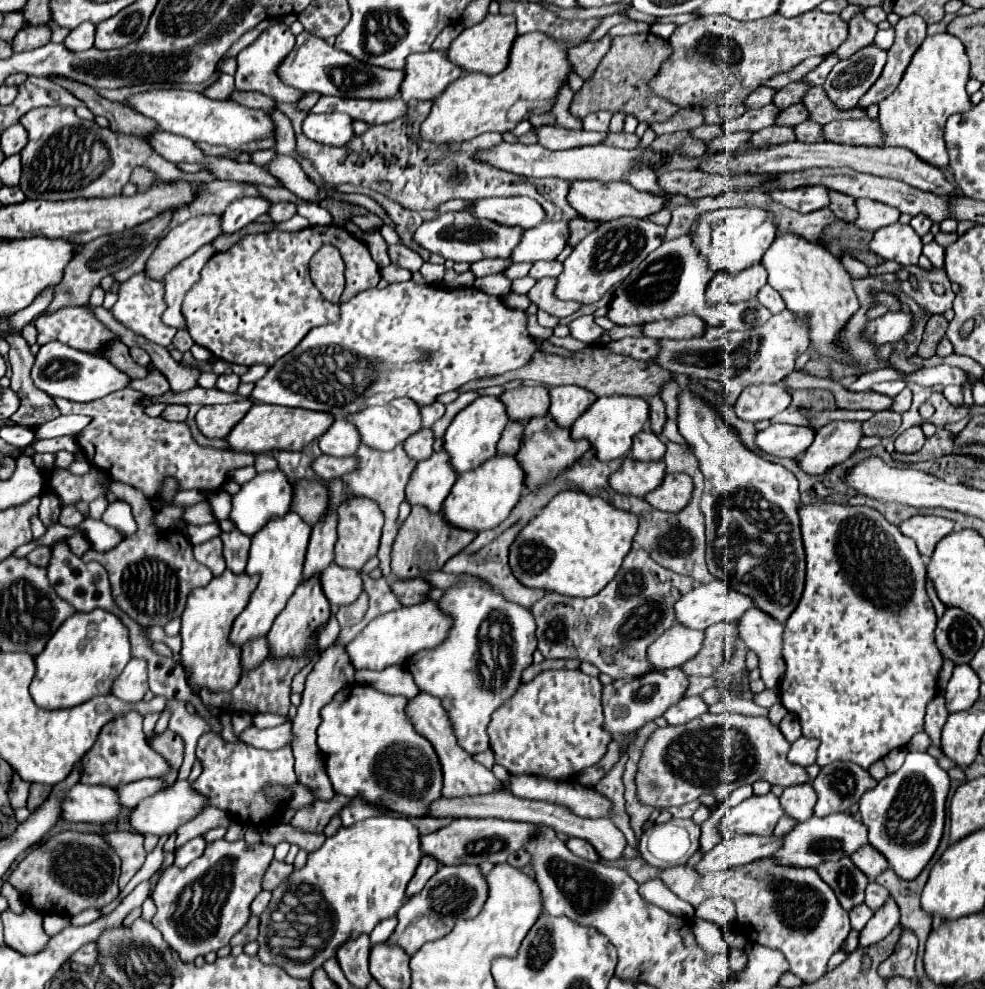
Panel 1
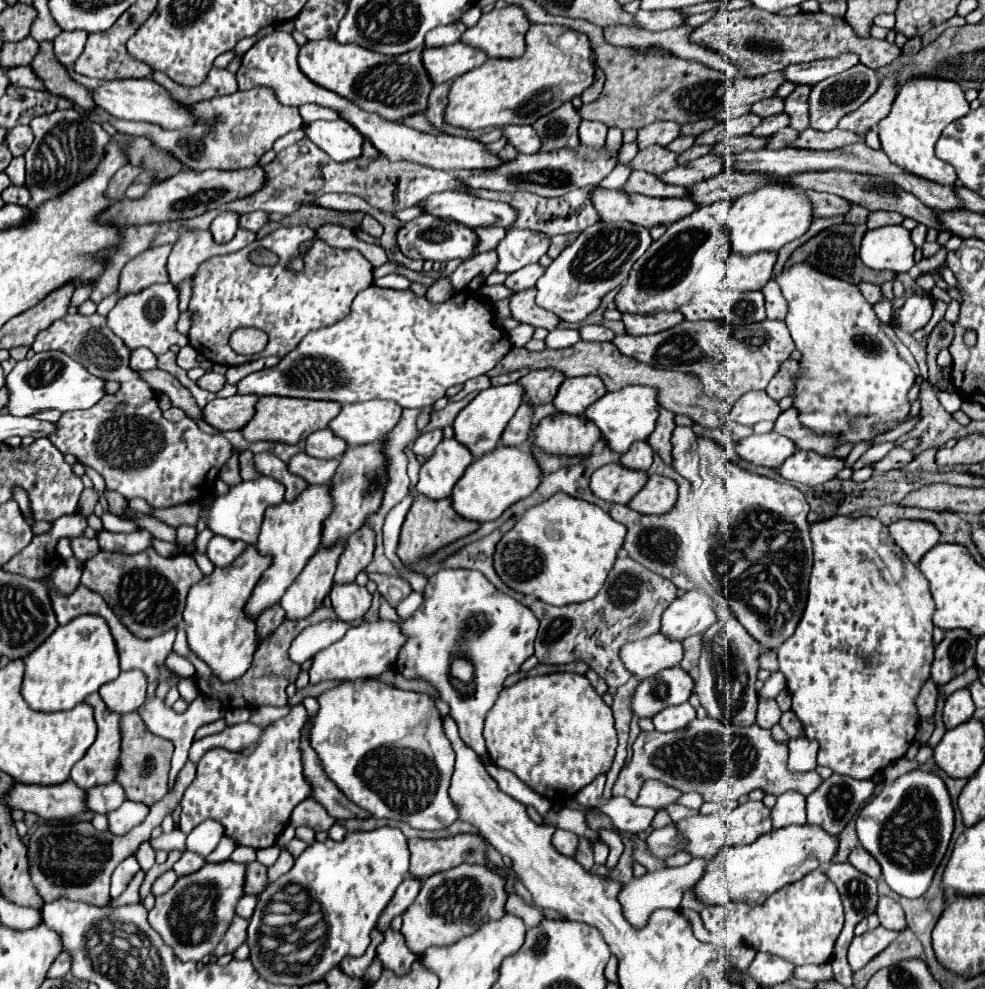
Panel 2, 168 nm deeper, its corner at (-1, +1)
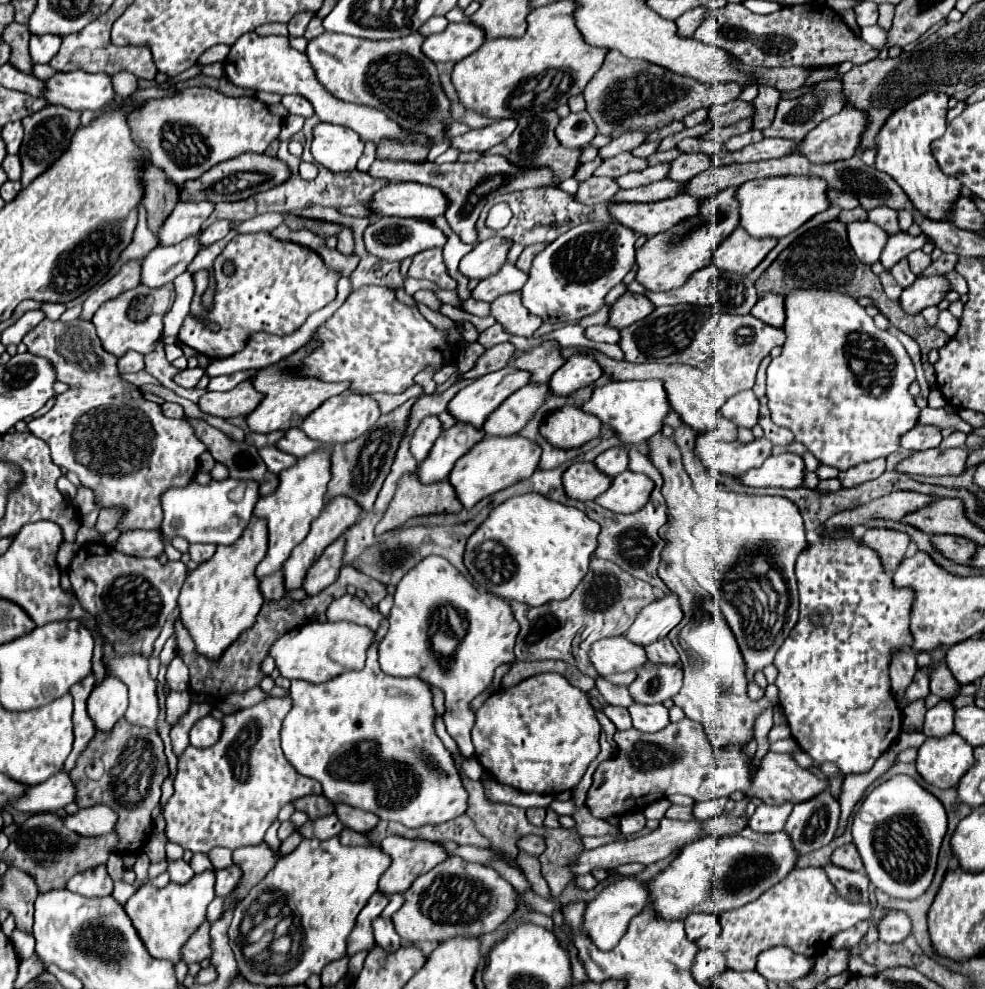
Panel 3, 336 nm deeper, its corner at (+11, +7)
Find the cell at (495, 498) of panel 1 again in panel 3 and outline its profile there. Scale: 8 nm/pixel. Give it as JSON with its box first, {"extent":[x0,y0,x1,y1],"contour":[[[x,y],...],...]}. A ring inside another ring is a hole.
{"extent":[449,435,541,509],"contour":[[[511,435],[511,437],[483,437],[479,443],[475,443],[467,455],[463,455],[451,475],[449,483],[453,489],[457,489],[457,499],[463,503],[465,509],[473,509],[481,499],[503,491],[517,481],[529,479],[537,465],[539,465],[539,455],[541,447],[521,435]]]}

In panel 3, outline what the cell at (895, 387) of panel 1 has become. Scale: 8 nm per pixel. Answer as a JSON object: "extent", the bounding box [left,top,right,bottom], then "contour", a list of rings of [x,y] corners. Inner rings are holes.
{"extent":[767,289,919,469],"contour":[[[795,289],[789,293],[789,297],[785,297],[785,335],[787,341],[783,345],[783,353],[779,357],[775,357],[771,361],[771,365],[767,367],[767,399],[769,399],[769,409],[771,409],[771,419],[773,423],[777,423],[779,427],[787,427],[793,435],[795,441],[803,443],[821,463],[837,467],[837,469],[849,469],[853,465],[859,465],[863,461],[871,461],[877,457],[887,457],[889,453],[893,453],[899,447],[899,435],[907,433],[909,429],[915,427],[917,417],[919,417],[919,409],[915,407],[915,397],[907,391],[907,387],[911,385],[911,381],[915,379],[915,369],[911,363],[911,357],[907,355],[907,351],[901,347],[899,339],[893,337],[889,331],[881,331],[875,327],[873,319],[865,313],[865,309],[857,303],[855,297],[849,297],[847,293],[839,293],[839,291],[827,291],[827,289]]]}

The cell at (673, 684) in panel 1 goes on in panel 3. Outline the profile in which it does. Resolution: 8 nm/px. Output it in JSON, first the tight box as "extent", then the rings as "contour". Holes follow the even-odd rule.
{"extent":[629,663,683,705],"contour":[[[645,663],[637,671],[637,679],[629,685],[629,693],[633,701],[641,705],[663,703],[679,693],[681,681],[683,681],[681,667]]]}

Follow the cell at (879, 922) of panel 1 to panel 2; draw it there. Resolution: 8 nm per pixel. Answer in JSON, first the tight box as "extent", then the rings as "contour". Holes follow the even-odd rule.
{"extent":[849,925,897,971],"contour":[[[881,925],[861,937],[855,937],[849,947],[849,967],[853,971],[863,969],[873,957],[877,957],[885,947],[889,947],[895,937],[897,933],[885,931]]]}

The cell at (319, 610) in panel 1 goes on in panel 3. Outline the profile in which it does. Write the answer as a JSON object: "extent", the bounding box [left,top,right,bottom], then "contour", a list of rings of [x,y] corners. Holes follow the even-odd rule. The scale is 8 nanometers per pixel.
{"extent":[283,497,361,591],"contour":[[[335,497],[333,501],[329,501],[323,509],[323,513],[313,521],[311,525],[311,531],[309,535],[305,537],[305,541],[301,541],[297,545],[297,549],[293,549],[291,557],[285,561],[283,565],[283,577],[285,577],[285,591],[295,591],[295,589],[301,589],[303,585],[303,579],[305,579],[305,573],[307,569],[313,565],[313,561],[317,561],[317,557],[321,557],[321,553],[337,539],[341,537],[355,521],[357,517],[361,515],[361,509],[355,501],[351,501],[349,497]]]}

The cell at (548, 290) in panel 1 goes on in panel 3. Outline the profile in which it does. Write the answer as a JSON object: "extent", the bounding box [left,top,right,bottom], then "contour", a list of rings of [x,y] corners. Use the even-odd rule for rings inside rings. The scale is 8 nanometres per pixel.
{"extent":[491,291,543,335],"contour":[[[517,291],[513,293],[505,293],[501,297],[497,297],[491,303],[491,315],[497,319],[497,323],[501,323],[505,327],[505,331],[509,331],[511,335],[533,335],[543,319],[529,313],[523,303],[521,303],[521,295]]]}

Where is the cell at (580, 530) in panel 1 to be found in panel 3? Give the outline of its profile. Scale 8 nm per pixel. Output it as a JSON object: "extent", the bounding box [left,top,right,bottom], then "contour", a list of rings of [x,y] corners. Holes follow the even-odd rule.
{"extent":[465,493,601,605],"contour":[[[539,493],[511,497],[497,505],[485,523],[469,537],[465,549],[465,565],[481,589],[503,599],[515,599],[527,605],[543,605],[547,601],[567,599],[589,571],[591,555],[597,549],[597,535],[601,531],[599,527],[601,525],[589,519],[581,509],[551,501]]]}

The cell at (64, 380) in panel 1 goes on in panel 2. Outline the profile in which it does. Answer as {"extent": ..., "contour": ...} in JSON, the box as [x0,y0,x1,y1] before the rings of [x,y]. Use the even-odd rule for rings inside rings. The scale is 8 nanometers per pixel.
{"extent":[5,351,105,417],"contour":[[[59,351],[37,353],[31,359],[19,361],[7,375],[5,387],[9,391],[9,401],[5,413],[15,417],[31,417],[47,409],[57,409],[61,413],[75,409],[89,409],[105,395],[103,385],[105,385],[103,379],[89,375],[85,367],[81,367],[67,355],[61,355]]]}

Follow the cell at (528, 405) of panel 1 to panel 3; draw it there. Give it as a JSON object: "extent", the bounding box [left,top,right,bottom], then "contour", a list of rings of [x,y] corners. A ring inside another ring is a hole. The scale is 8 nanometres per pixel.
{"extent":[513,343,565,383],"contour":[[[543,343],[537,349],[523,353],[521,357],[517,357],[513,361],[513,365],[521,371],[529,371],[531,373],[531,381],[533,383],[541,383],[541,381],[549,381],[551,375],[563,367],[565,359],[559,353],[559,345],[557,343]]]}

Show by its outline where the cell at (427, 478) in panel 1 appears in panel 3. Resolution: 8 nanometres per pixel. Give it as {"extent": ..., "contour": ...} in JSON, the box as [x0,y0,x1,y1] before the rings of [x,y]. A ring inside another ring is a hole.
{"extent":[417,423,485,481],"contour":[[[455,423],[451,429],[445,429],[437,437],[425,461],[421,461],[417,467],[417,475],[421,477],[421,481],[447,479],[455,461],[461,455],[465,455],[471,449],[471,445],[481,441],[483,435],[485,433],[481,429],[475,429],[465,423]]]}

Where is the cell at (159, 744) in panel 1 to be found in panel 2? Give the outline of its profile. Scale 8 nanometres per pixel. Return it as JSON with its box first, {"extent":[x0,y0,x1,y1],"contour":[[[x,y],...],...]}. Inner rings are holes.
{"extent":[115,715,173,805],"contour":[[[123,715],[121,717],[121,755],[117,763],[115,781],[125,789],[127,801],[139,801],[145,805],[153,805],[161,801],[167,793],[167,773],[173,755],[173,745],[157,735],[149,735],[145,731],[145,723],[141,723],[139,715]]]}

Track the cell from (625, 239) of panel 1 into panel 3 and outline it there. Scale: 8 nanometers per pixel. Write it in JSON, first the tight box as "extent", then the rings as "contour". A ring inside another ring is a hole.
{"extent":[521,221,637,323],"contour":[[[587,221],[565,231],[557,241],[549,243],[535,259],[529,269],[529,281],[521,289],[523,305],[533,313],[543,317],[545,323],[555,321],[577,321],[587,315],[597,313],[605,301],[603,297],[631,271],[635,263],[635,241],[637,233],[617,221]]]}

